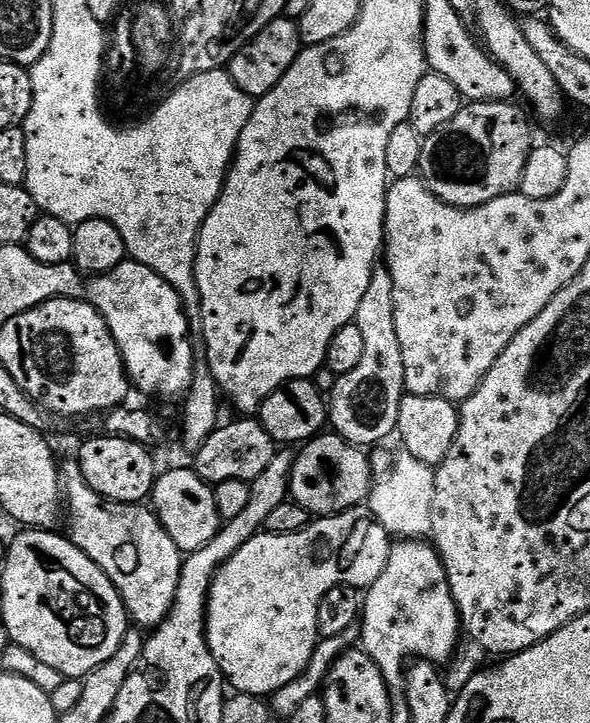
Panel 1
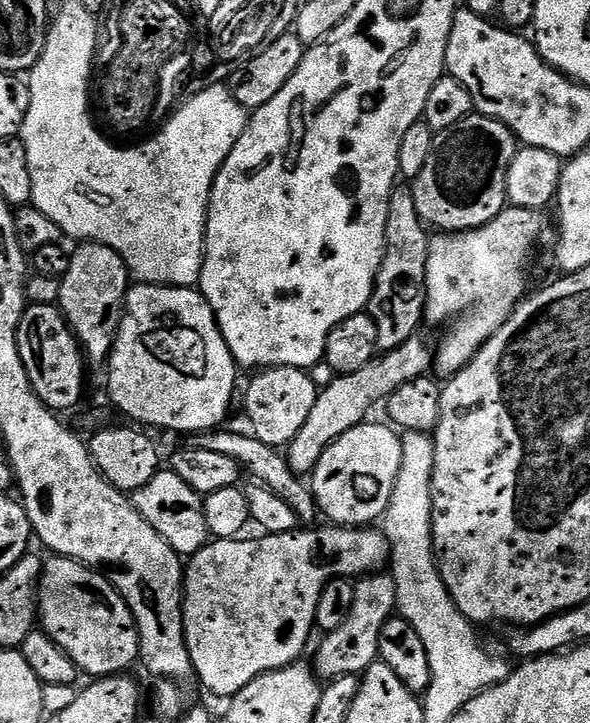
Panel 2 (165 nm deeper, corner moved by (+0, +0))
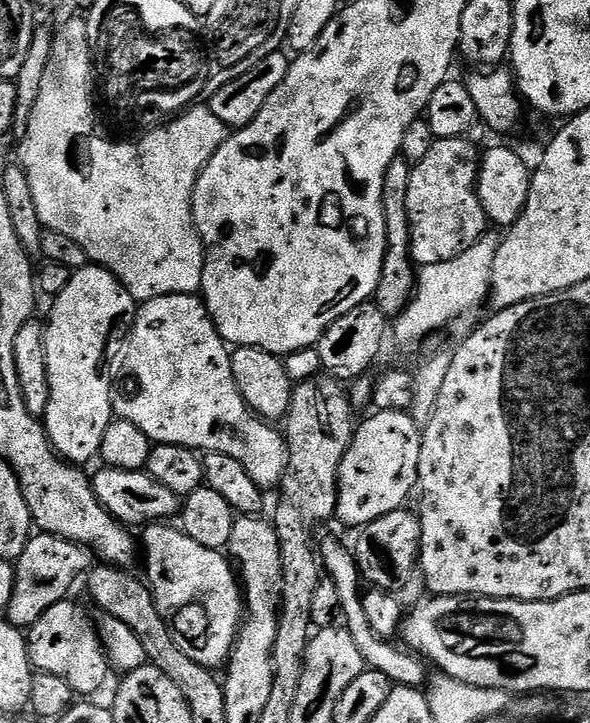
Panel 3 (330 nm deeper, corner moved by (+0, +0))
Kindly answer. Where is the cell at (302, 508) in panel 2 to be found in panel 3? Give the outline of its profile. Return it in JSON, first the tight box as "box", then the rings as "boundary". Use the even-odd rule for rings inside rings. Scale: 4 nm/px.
{"box":[318,536,428,687],"boundary":[[[328,536],[319,541],[318,555],[323,571],[326,573],[327,579],[334,582],[334,586],[338,586],[338,600],[340,602],[341,617],[344,621],[344,627],[347,629],[352,638],[354,638],[355,646],[362,653],[362,658],[367,667],[379,670],[380,673],[386,674],[395,685],[401,687],[423,687],[427,683],[428,669],[427,665],[413,653],[405,649],[398,650],[394,648],[394,644],[381,639],[380,636],[374,634],[373,627],[367,621],[365,606],[362,597],[362,577],[360,567],[356,565],[356,558],[351,547],[348,548],[340,540]]]}

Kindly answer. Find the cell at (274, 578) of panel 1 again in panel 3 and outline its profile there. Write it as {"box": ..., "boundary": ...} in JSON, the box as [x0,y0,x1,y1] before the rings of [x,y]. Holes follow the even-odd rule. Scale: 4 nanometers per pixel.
{"box":[142,522,244,669],"boundary":[[[157,522],[143,529],[142,564],[144,560],[148,571],[146,583],[152,589],[158,614],[162,614],[182,654],[194,658],[194,662],[204,668],[223,669],[244,619],[242,585],[223,551],[198,546],[194,538],[172,526],[168,522]]]}

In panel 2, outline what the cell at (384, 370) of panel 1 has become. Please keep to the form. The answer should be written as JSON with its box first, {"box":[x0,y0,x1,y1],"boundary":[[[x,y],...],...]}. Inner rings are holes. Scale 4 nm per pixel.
{"box":[366,187,430,353],"boundary":[[[404,187],[392,189],[386,214],[384,257],[366,309],[368,316],[374,318],[374,326],[378,326],[378,349],[381,353],[402,346],[411,336],[417,335],[416,327],[424,320],[424,283],[430,232],[420,219],[418,206],[414,206],[411,187]]]}

